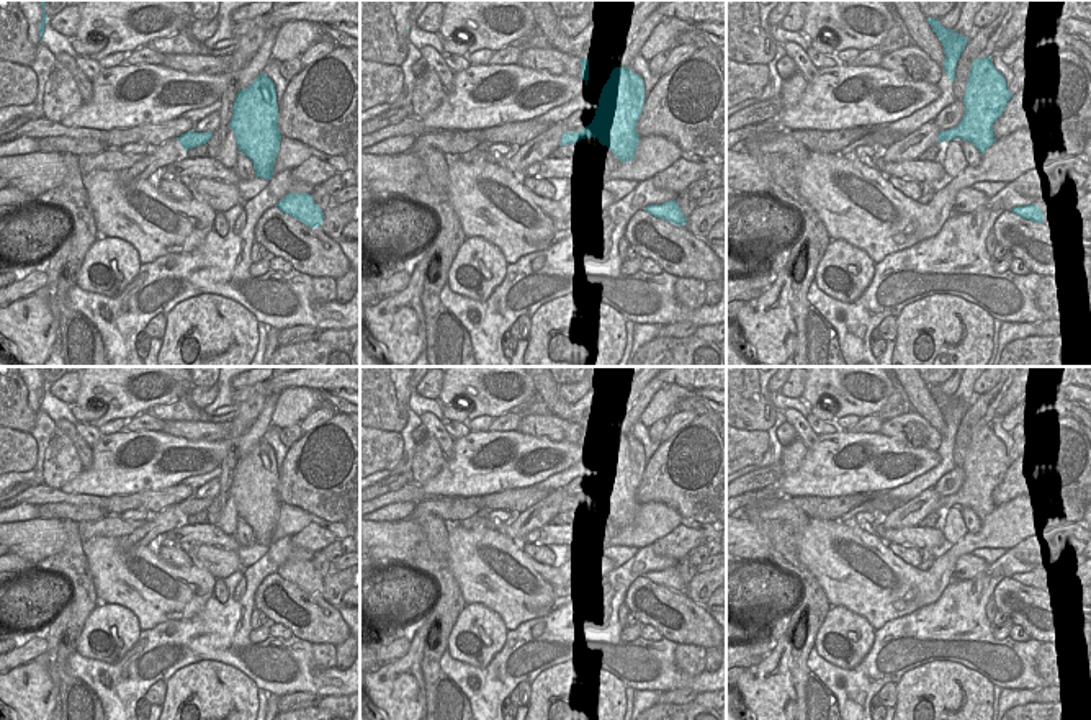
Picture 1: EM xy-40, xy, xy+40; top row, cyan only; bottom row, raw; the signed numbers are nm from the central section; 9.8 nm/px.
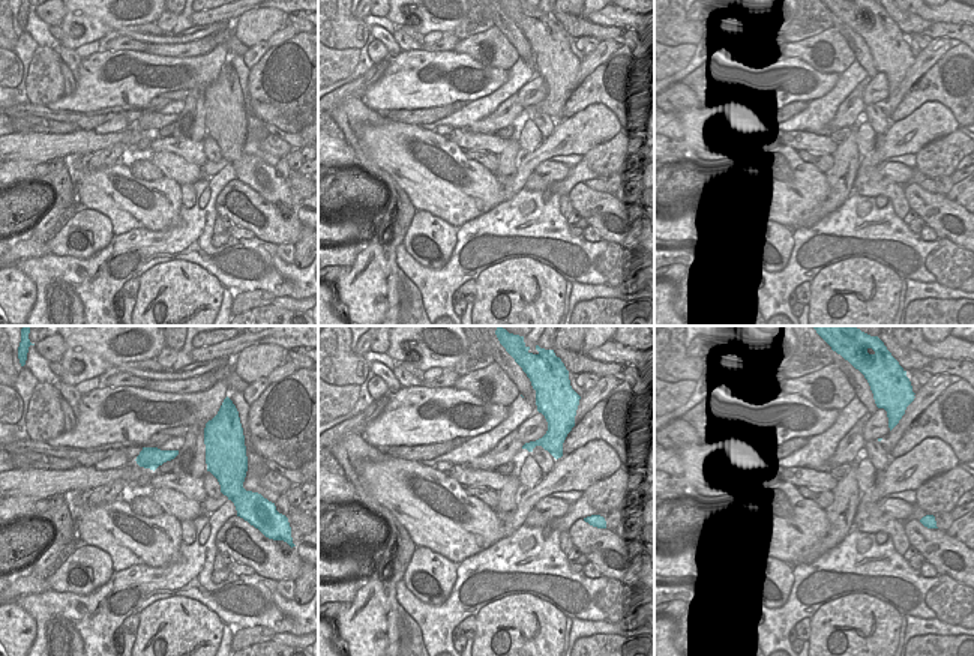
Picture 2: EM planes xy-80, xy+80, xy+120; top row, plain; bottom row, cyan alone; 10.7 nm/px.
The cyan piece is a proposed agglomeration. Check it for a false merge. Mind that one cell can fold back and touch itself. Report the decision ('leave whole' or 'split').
leave whole

